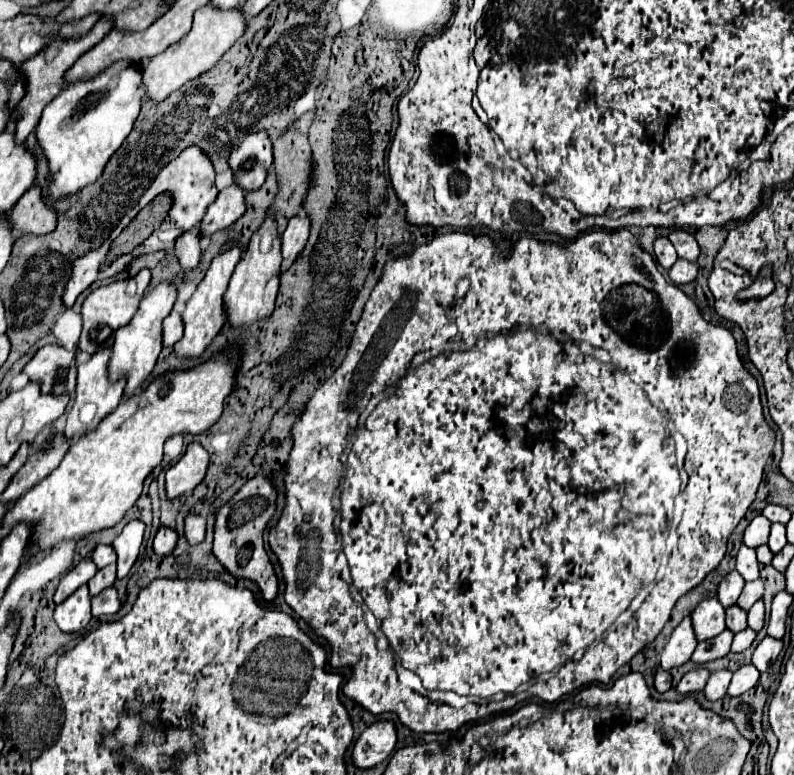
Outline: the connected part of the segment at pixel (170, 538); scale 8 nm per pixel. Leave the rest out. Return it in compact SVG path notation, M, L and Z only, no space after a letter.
M162 526L162 528L158 530L156 538L154 538L154 552L156 552L158 556L168 556L168 554L174 550L176 540L178 540L176 532L174 532L172 528Z

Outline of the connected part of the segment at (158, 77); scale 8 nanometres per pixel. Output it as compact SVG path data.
M212 4L202 6L200 10L196 10L194 14L194 24L192 30L178 42L174 42L172 46L168 46L168 50L164 50L162 54L158 54L156 58L150 58L150 62L142 68L142 78L144 78L144 86L146 86L146 96L150 100L162 102L168 94L172 94L174 90L178 90L180 86L184 86L186 82L194 80L196 76L208 72L220 58L222 54L246 32L246 18L238 8L232 10L220 10Z

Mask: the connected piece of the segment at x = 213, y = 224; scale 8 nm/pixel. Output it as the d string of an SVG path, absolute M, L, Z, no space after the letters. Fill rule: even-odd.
M228 186L218 192L216 202L212 202L200 222L202 236L210 236L218 230L232 226L246 212L246 198L240 186Z

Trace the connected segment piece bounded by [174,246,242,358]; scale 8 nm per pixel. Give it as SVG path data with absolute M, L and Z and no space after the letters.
M232 246L230 250L218 254L212 260L204 280L198 284L196 292L188 300L186 310L182 314L182 318L184 318L184 336L174 344L174 350L176 350L178 356L182 356L182 358L200 356L206 350L206 346L212 342L212 338L224 326L224 322L226 322L226 318L224 318L224 292L228 288L228 280L232 276L232 270L234 270L234 266L238 264L240 258L242 258L242 248L240 246Z

